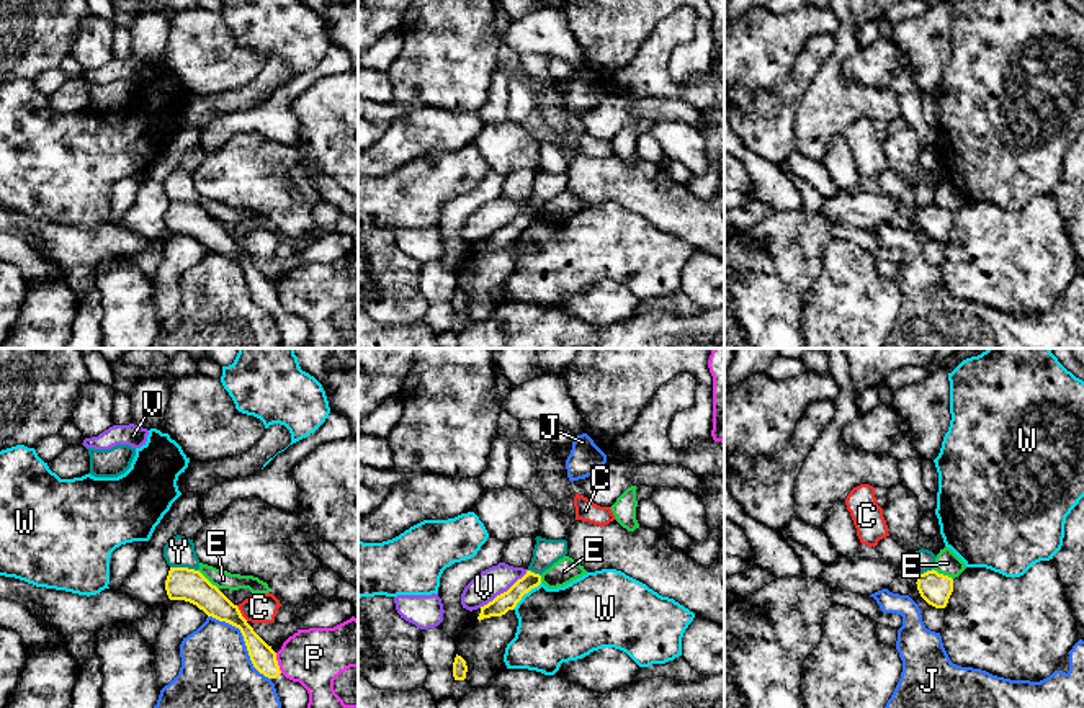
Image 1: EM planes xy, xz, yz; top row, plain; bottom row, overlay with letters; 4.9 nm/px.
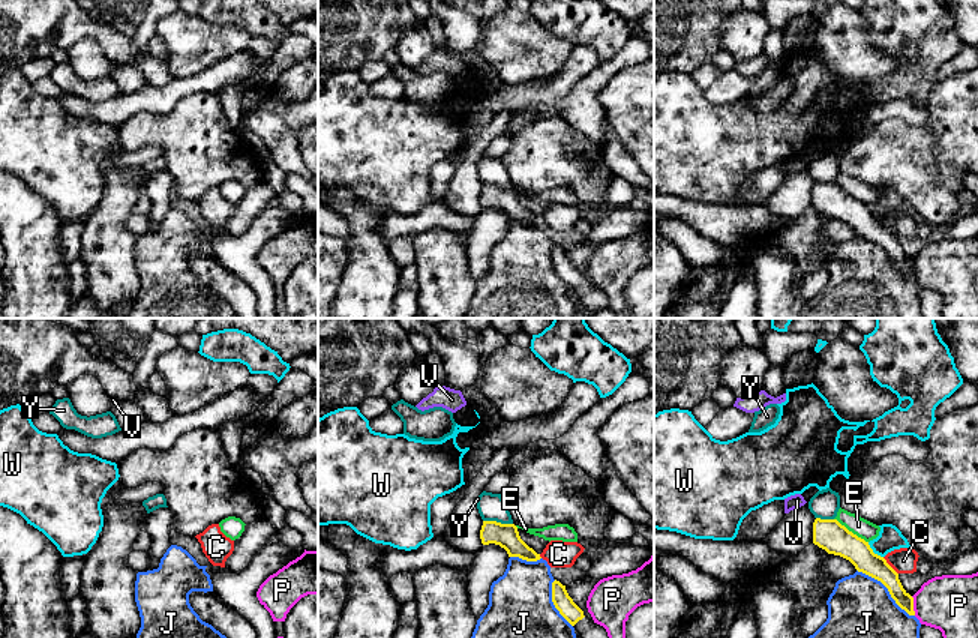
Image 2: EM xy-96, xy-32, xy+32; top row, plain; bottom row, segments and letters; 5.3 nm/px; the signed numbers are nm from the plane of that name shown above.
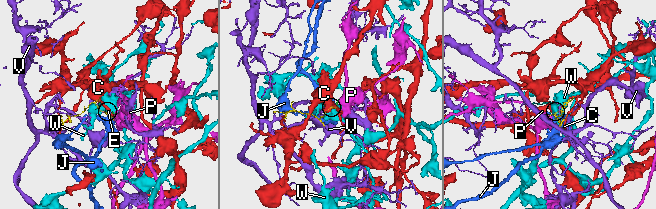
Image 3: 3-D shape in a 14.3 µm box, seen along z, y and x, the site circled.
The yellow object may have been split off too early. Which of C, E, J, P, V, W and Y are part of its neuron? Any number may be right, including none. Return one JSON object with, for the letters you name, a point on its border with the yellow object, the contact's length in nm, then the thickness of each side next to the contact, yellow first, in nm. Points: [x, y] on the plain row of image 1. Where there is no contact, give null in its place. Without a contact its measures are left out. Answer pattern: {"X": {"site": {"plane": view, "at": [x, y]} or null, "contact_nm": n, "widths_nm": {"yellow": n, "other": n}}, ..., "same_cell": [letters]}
{"same_cell": []}

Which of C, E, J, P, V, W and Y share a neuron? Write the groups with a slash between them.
C / E / J / P / V / W / Y

